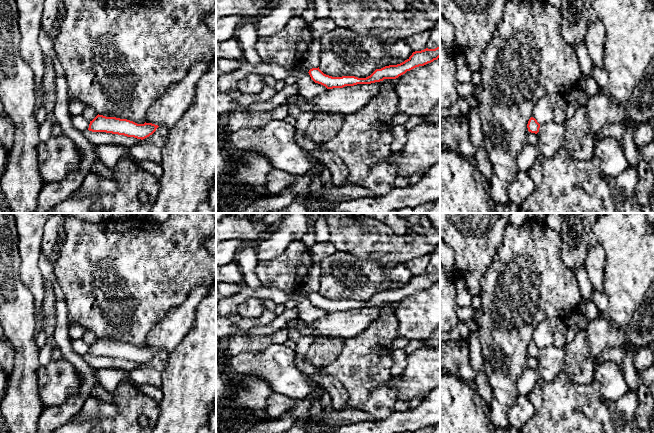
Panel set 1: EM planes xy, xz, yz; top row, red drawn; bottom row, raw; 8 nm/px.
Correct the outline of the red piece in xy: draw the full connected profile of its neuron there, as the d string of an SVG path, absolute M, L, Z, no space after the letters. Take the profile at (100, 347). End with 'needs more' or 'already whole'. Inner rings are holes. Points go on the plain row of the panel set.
M98 338L90 345L88 354L124 359L143 364L152 359L158 351L158 349L152 347L137 348L127 343L106 341Z; already whole

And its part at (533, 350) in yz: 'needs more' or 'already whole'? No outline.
already whole

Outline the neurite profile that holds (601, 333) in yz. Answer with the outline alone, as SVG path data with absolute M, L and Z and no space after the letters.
M606 315L590 320L583 331L594 359L606 348L625 345L629 337L627 329L615 325Z

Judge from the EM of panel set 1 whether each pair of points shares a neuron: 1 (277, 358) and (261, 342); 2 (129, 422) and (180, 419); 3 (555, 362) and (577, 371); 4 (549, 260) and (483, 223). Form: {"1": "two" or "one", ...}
{"1": "two", "2": "two", "3": "two", "4": "two"}

